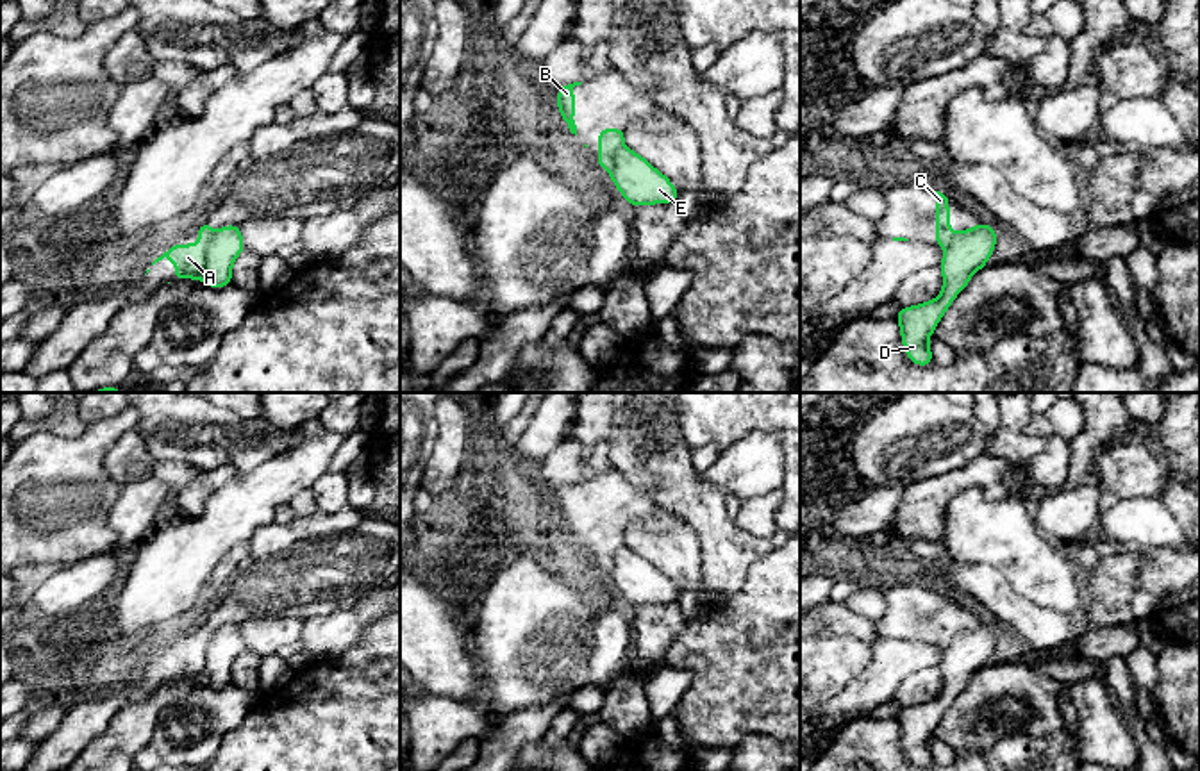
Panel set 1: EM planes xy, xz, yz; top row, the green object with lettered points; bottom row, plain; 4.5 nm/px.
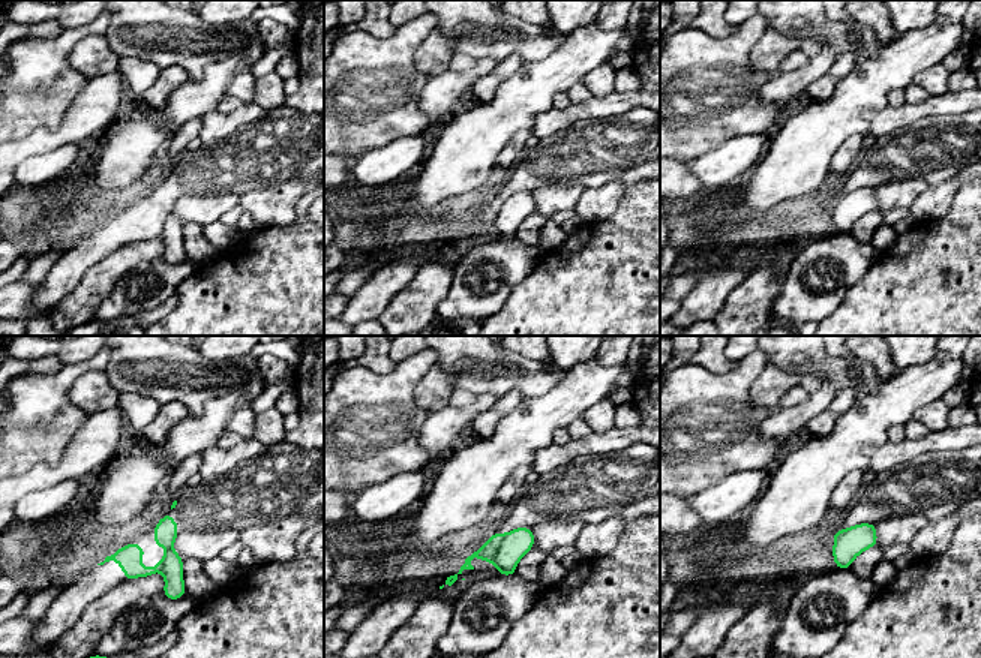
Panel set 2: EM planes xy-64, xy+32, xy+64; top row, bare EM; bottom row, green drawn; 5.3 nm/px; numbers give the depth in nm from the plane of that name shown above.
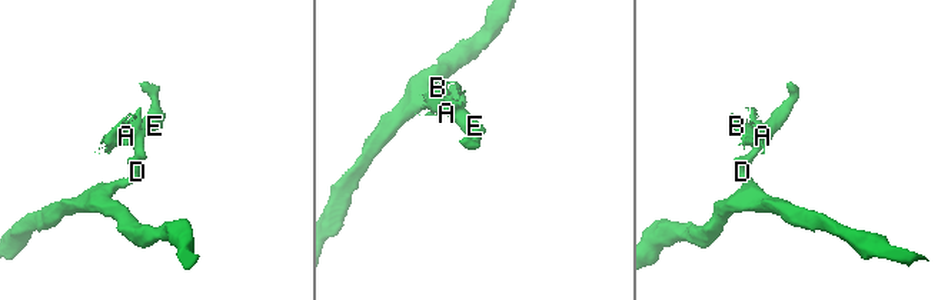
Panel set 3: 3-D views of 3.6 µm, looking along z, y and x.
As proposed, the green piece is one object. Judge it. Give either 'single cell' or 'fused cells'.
fused cells

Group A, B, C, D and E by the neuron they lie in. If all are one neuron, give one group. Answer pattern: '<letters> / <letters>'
A B C / D E

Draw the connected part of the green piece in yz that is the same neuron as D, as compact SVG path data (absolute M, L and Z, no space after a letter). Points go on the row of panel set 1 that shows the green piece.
M979 223L961 230L941 259L943 291L930 302L902 307L895 319L900 323L902 348L909 362L930 366L932 348L927 346L939 319L955 296L968 286L970 278L984 266L995 252L996 232L993 225Z

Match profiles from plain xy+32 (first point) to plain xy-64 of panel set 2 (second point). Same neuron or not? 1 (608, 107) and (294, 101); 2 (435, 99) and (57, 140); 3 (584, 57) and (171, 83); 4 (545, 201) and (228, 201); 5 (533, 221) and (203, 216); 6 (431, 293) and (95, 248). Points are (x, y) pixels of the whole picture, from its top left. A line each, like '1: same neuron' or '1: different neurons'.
1: different neurons
2: same neuron
3: different neurons
4: same neuron
5: different neurons
6: different neurons

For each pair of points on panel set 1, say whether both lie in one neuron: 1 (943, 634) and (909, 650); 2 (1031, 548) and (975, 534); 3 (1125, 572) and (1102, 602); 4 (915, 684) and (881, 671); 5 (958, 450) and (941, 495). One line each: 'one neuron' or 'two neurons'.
1: two neurons
2: one neuron
3: one neuron
4: two neurons
5: two neurons

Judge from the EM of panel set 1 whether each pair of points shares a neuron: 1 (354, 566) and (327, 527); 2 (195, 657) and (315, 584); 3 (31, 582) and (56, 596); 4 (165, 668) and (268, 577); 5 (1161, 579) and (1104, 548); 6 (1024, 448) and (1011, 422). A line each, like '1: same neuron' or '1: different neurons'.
1: different neurons
2: same neuron
3: different neurons
4: same neuron
5: same neuron
6: same neuron

